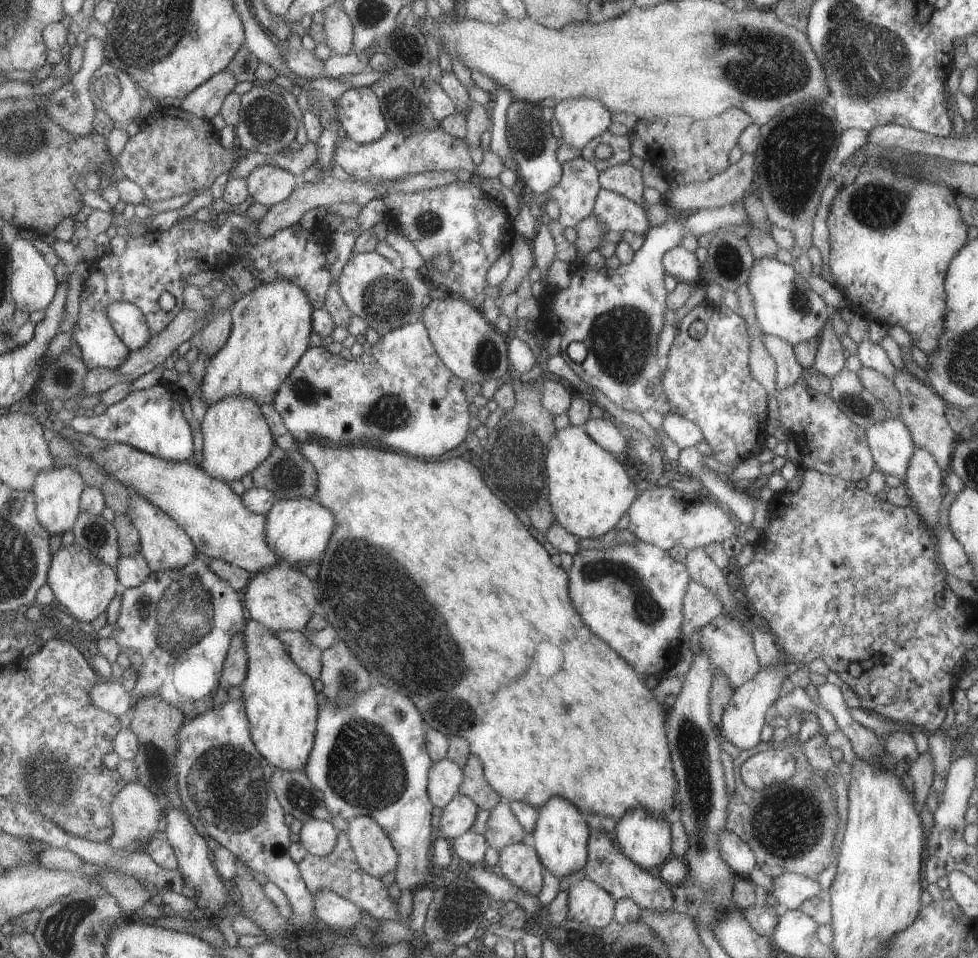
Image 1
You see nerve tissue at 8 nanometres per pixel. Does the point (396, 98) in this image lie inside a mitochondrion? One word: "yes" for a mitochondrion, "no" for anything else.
yes

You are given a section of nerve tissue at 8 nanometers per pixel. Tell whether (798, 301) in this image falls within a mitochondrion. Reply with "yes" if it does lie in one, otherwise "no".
yes

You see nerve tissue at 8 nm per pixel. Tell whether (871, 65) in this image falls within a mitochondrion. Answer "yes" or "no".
yes

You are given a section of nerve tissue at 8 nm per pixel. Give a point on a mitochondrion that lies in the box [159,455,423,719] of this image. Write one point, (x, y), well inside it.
(288, 476)

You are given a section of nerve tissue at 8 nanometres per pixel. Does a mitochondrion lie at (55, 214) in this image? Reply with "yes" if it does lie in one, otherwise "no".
no

